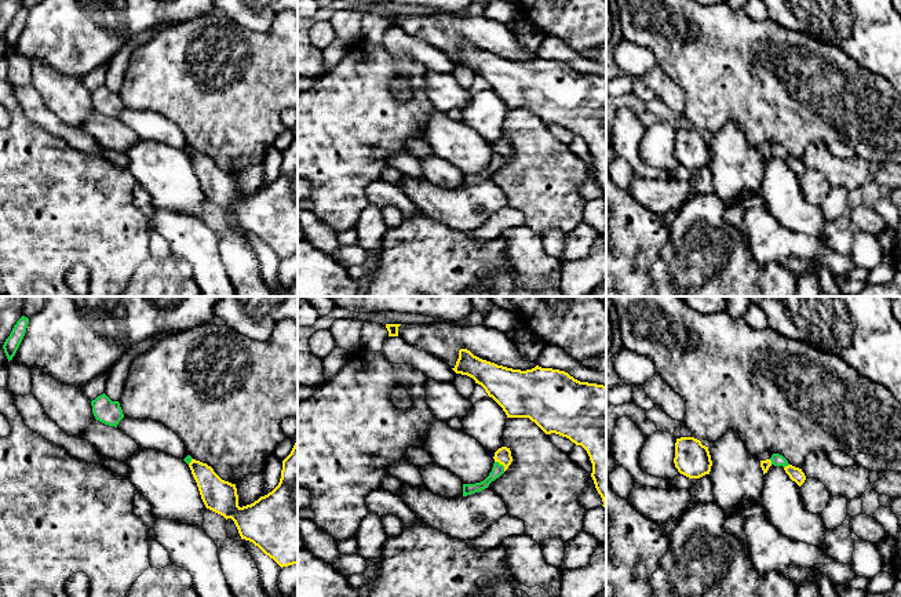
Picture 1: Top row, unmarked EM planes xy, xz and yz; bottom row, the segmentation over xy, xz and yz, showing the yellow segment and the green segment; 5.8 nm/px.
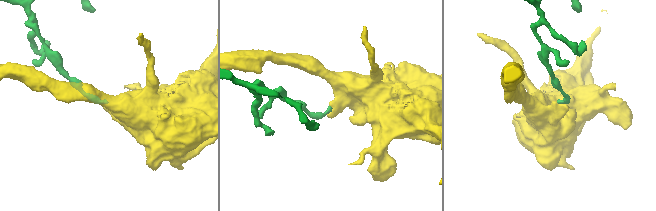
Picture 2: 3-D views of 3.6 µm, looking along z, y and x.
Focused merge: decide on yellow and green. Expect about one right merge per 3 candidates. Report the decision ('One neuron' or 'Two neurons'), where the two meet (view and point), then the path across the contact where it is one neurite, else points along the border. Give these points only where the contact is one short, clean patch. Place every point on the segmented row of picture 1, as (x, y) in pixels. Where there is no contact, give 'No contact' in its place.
Two neurons. Touches yellow at xz (502, 463). Boundary: xz (495, 461), (504, 470)

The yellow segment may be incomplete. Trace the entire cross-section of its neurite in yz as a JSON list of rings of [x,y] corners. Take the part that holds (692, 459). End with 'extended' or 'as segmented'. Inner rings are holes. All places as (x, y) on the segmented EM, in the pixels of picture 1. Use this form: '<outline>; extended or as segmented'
[[[694,437],[676,438],[674,463],[678,472],[689,478],[710,474],[712,466],[708,447]]]; as segmented

